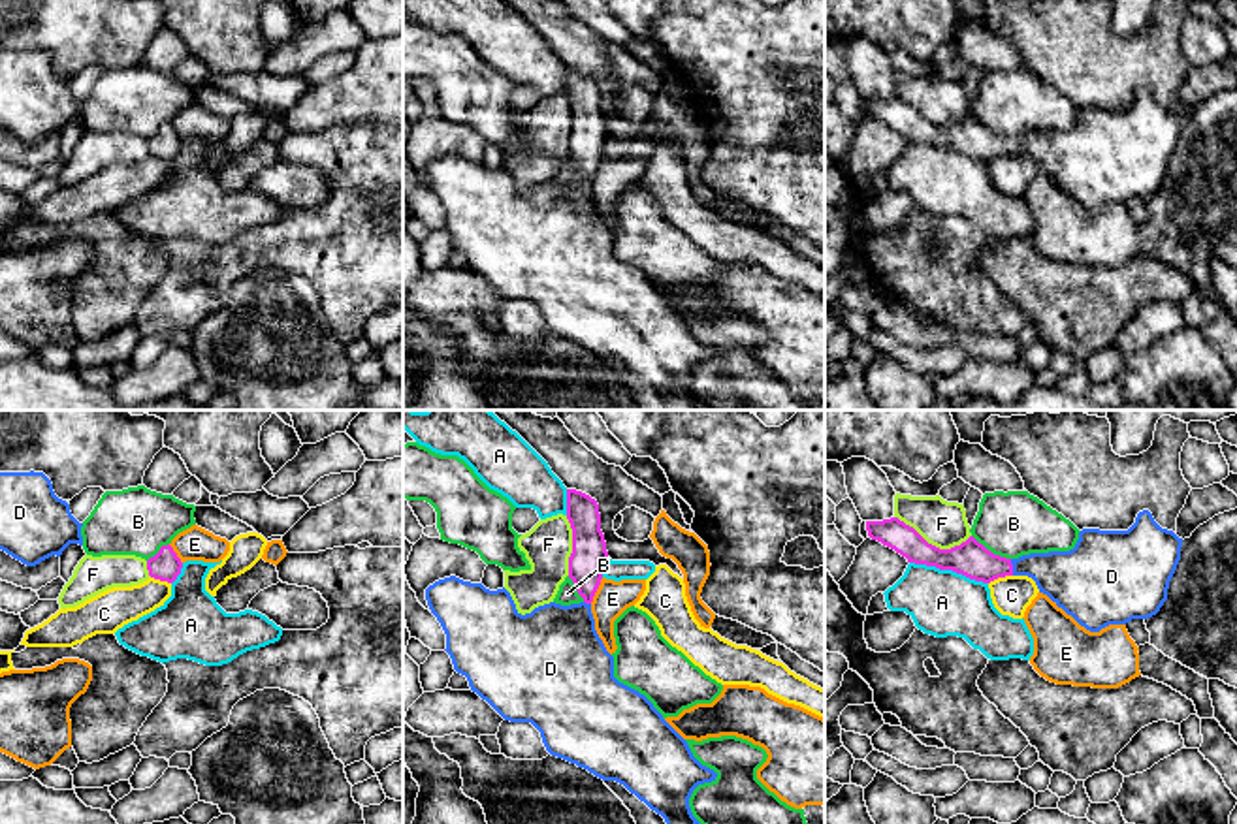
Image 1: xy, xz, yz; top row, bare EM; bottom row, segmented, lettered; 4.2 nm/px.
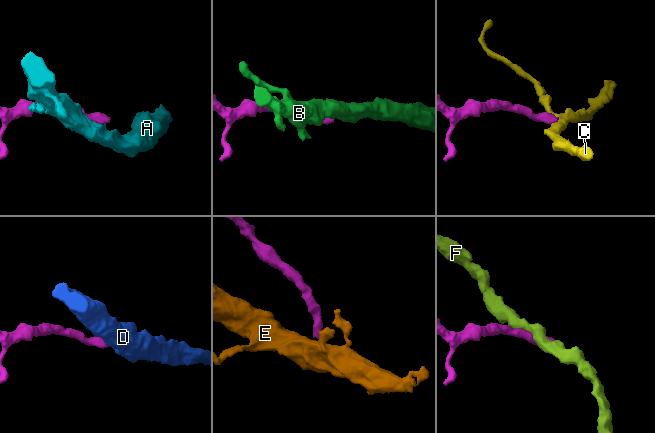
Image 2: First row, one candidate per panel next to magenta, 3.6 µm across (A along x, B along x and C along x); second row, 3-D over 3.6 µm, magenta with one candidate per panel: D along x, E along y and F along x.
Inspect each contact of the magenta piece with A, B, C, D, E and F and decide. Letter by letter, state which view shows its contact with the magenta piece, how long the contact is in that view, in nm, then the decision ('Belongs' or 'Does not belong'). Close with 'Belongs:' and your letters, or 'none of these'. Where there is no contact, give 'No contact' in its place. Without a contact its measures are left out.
A: Touches magenta in yz. Shared border 340 nm. Does not belong
B: Touches magenta in yz. Shared border 200 nm. Does not belong
C: Touches magenta in yz. Shared border 110 nm. Does not belong
D: Touches magenta in yz. Shared border 70 nm. Belongs
E: Touches magenta in xz. Shared border 130 nm. Does not belong
F: Touches magenta in yz. Shared border 340 nm. Does not belong
Belongs: D

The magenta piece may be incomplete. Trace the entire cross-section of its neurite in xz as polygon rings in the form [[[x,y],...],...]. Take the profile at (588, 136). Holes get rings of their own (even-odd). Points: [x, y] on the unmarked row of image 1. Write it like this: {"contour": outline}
{"contour": [[[567,68],[567,98],[572,107],[569,156],[584,179],[570,184],[550,181],[522,194],[505,166],[490,169],[456,154],[439,158],[426,167],[426,179],[446,213],[444,230],[473,271],[505,299],[531,301],[552,335],[623,363],[665,397],[667,410],[699,410],[689,376],[717,352],[693,335],[687,320],[644,273],[614,256],[614,235],[599,216],[591,192],[602,145],[610,137],[597,79]]]}

